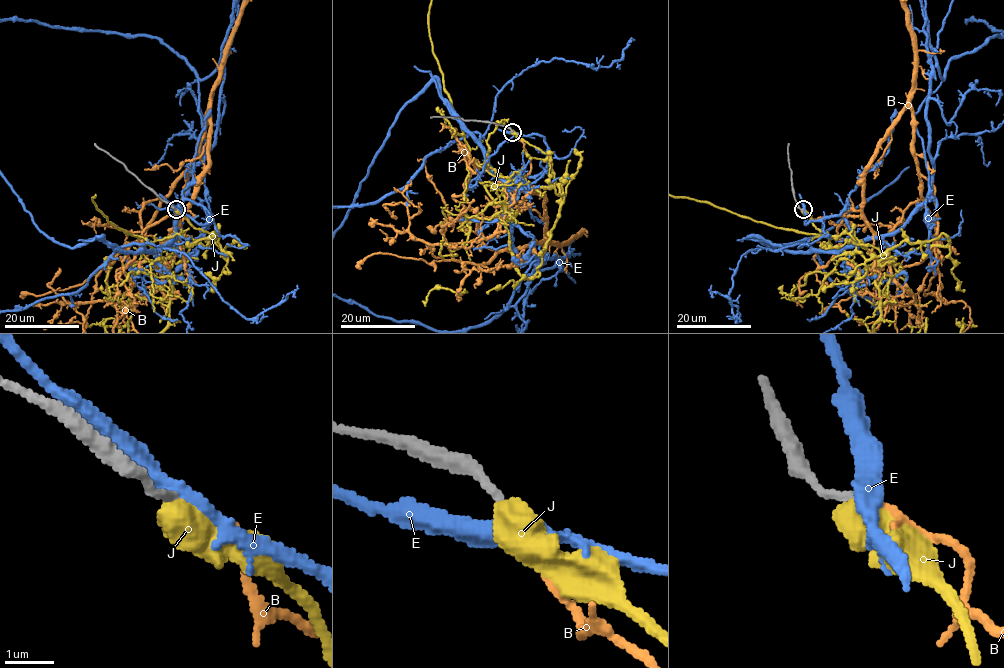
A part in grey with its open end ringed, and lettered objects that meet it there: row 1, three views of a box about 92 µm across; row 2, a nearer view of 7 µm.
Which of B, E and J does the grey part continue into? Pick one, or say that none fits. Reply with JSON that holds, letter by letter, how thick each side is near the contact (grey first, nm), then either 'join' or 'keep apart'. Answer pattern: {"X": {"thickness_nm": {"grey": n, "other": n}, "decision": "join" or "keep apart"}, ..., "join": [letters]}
{"B": {"thickness_nm": {"grey": 160, "other": 120}, "decision": "join"}, "E": {"thickness_nm": {"grey": 160, "other": 360}, "decision": "keep apart"}, "J": {"thickness_nm": {"grey": 150, "other": 600}, "decision": "keep apart"}, "join": ["B"]}

